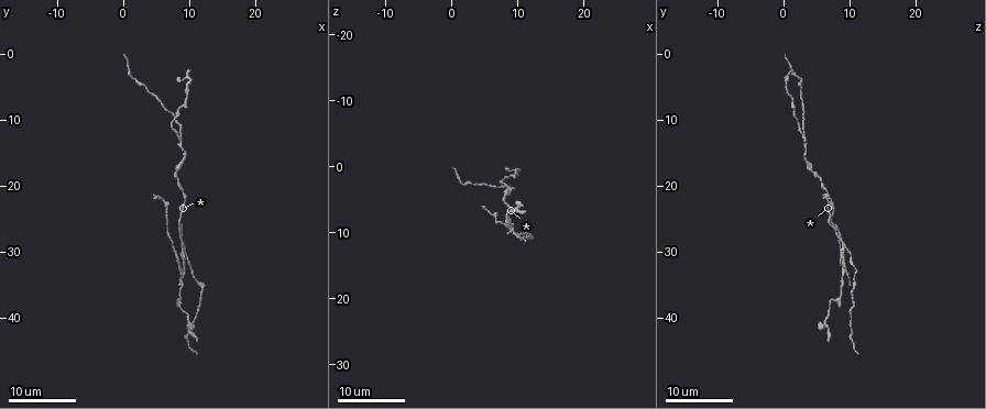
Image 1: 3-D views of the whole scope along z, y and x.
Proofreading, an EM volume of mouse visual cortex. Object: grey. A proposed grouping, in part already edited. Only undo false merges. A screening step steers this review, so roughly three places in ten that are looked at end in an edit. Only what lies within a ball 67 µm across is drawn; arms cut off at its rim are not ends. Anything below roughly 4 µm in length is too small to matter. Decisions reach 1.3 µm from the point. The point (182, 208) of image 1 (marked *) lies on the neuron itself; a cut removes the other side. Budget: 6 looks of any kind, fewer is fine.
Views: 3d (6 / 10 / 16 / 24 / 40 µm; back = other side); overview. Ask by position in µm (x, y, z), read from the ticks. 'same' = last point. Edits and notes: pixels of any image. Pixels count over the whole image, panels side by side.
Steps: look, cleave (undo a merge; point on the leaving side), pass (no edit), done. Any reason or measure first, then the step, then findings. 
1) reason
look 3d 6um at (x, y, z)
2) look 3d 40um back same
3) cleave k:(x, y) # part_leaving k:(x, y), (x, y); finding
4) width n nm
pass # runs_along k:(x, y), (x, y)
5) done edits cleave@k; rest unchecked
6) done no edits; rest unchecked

branch point
look 3d 16um at (8.0, 12.0, 3.0)

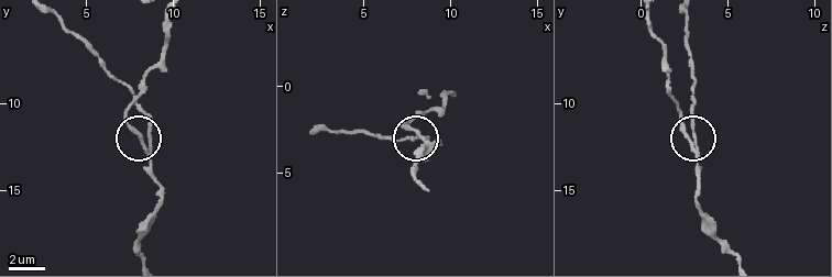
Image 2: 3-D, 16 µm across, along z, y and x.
look 3d 6um at (8.1, 11.8, 2.7)

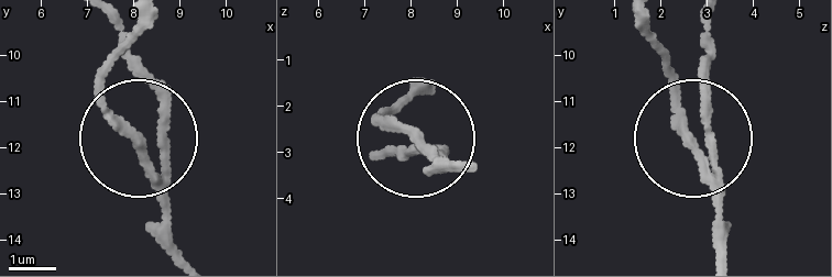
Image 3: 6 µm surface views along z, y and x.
side_arm 12 um; arms 3
cleave 3:(157, 110) # a second neuron is stuck on

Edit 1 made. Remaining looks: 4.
look overview

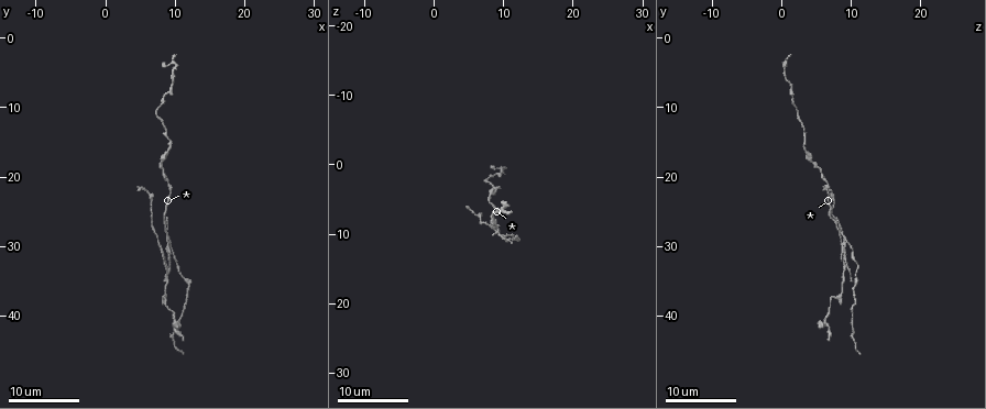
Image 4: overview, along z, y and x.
abrupt turn
look 3d 16um at (10.0, 4.0, 0.5)

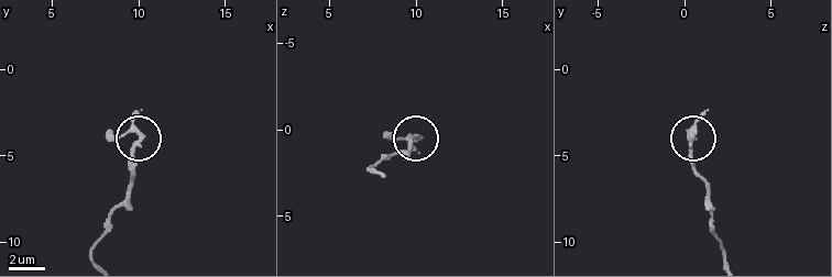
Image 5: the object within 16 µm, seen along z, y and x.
look 3d 6um at (10.1, 3.8, 0.4)

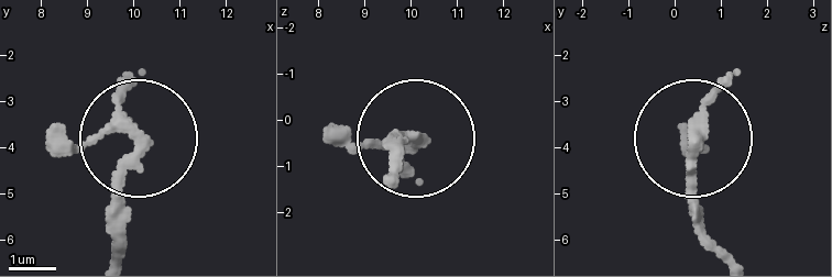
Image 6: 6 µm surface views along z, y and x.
arms 3
pass # all the same neuron

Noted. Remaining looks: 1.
done edits cleave@3; rest unchecked

